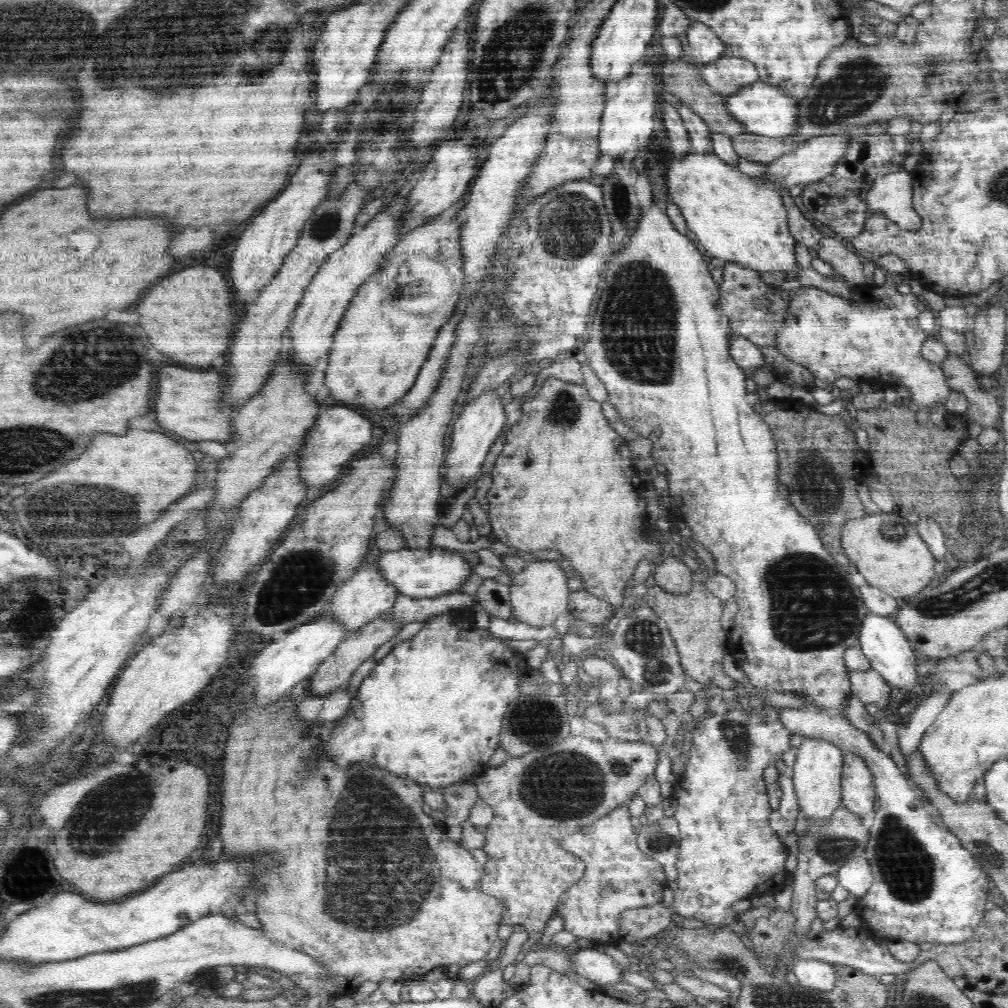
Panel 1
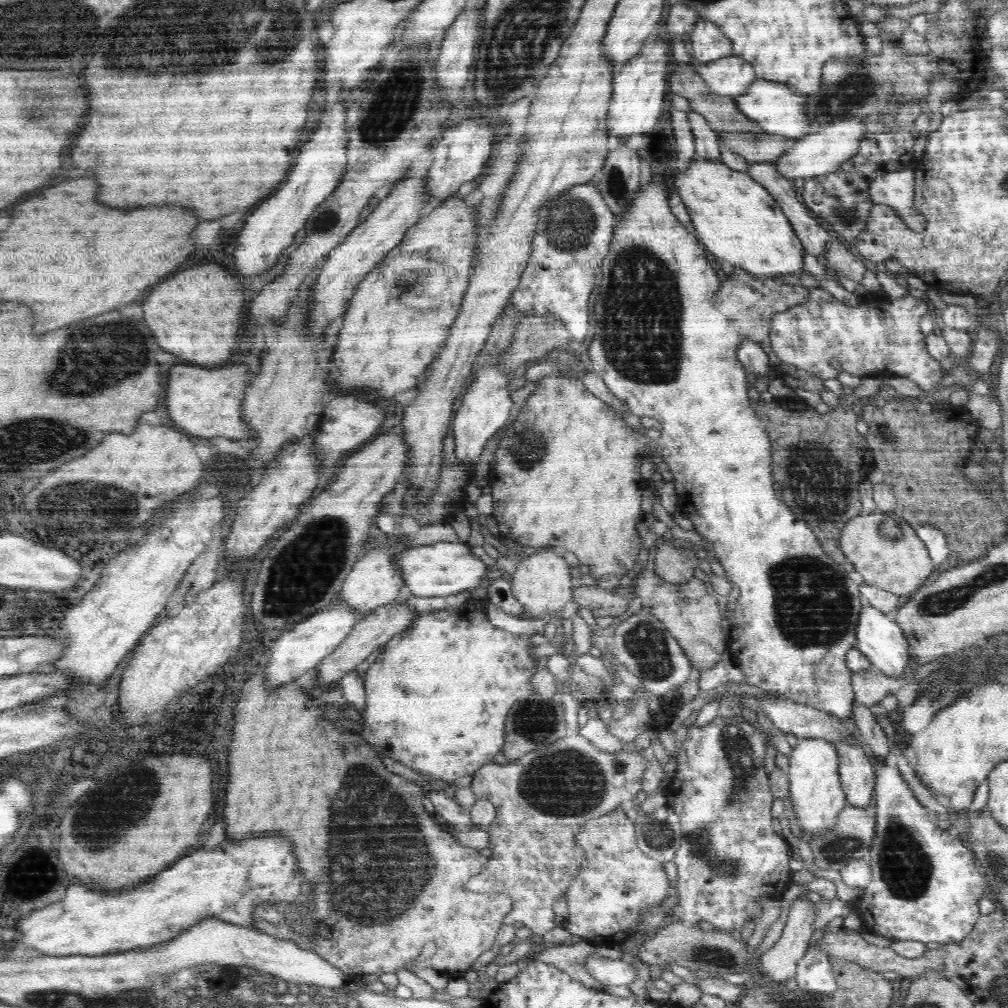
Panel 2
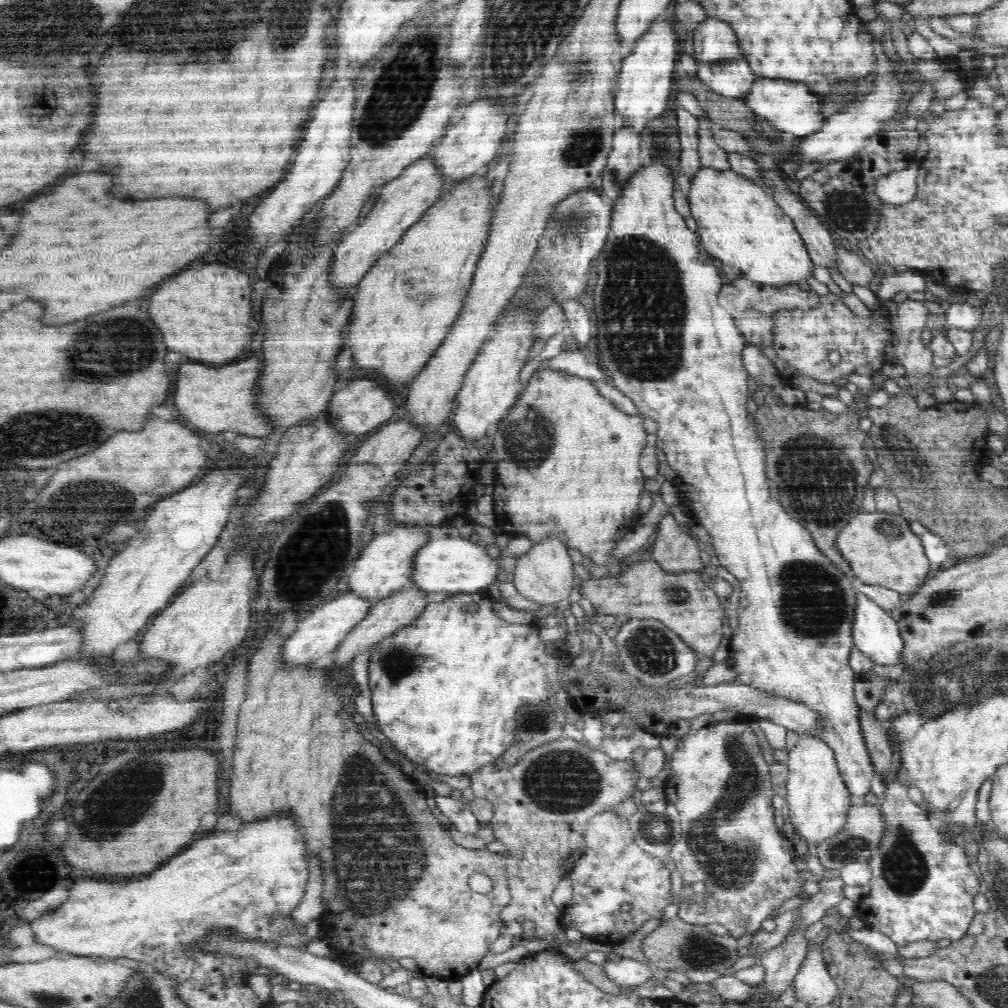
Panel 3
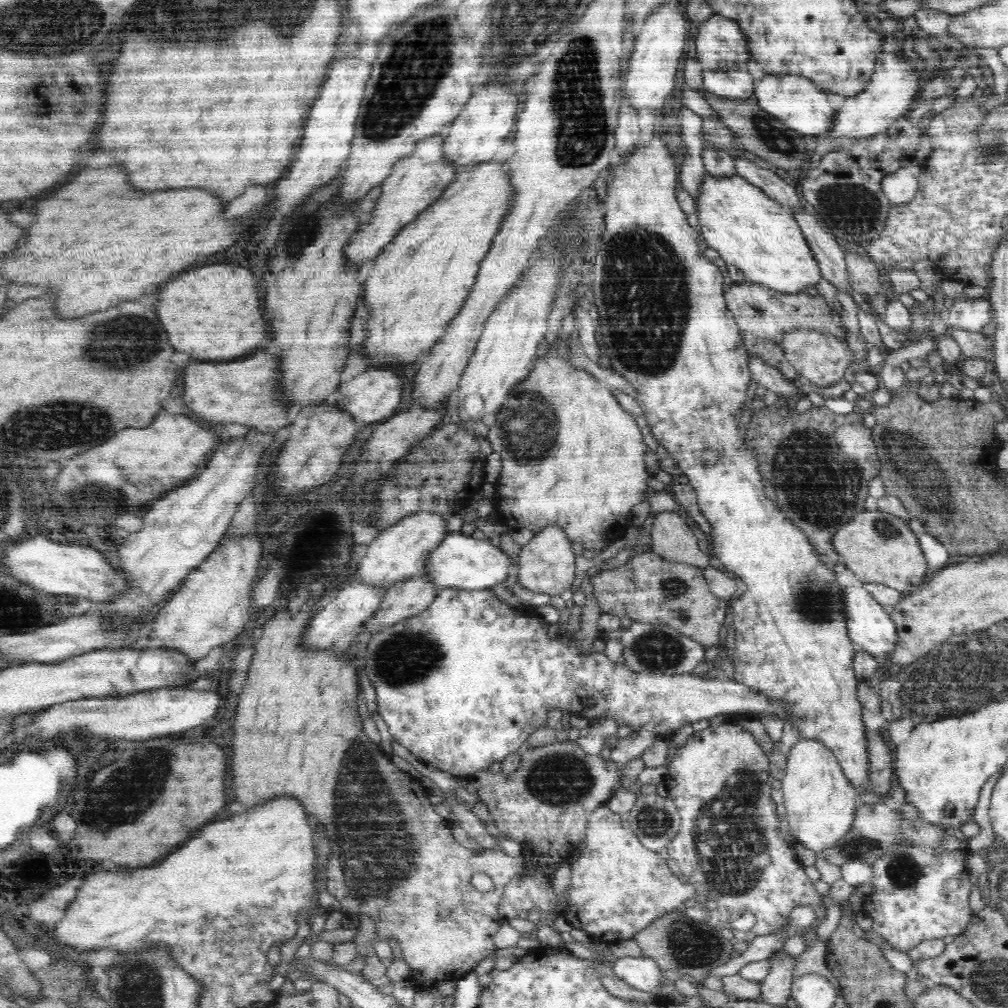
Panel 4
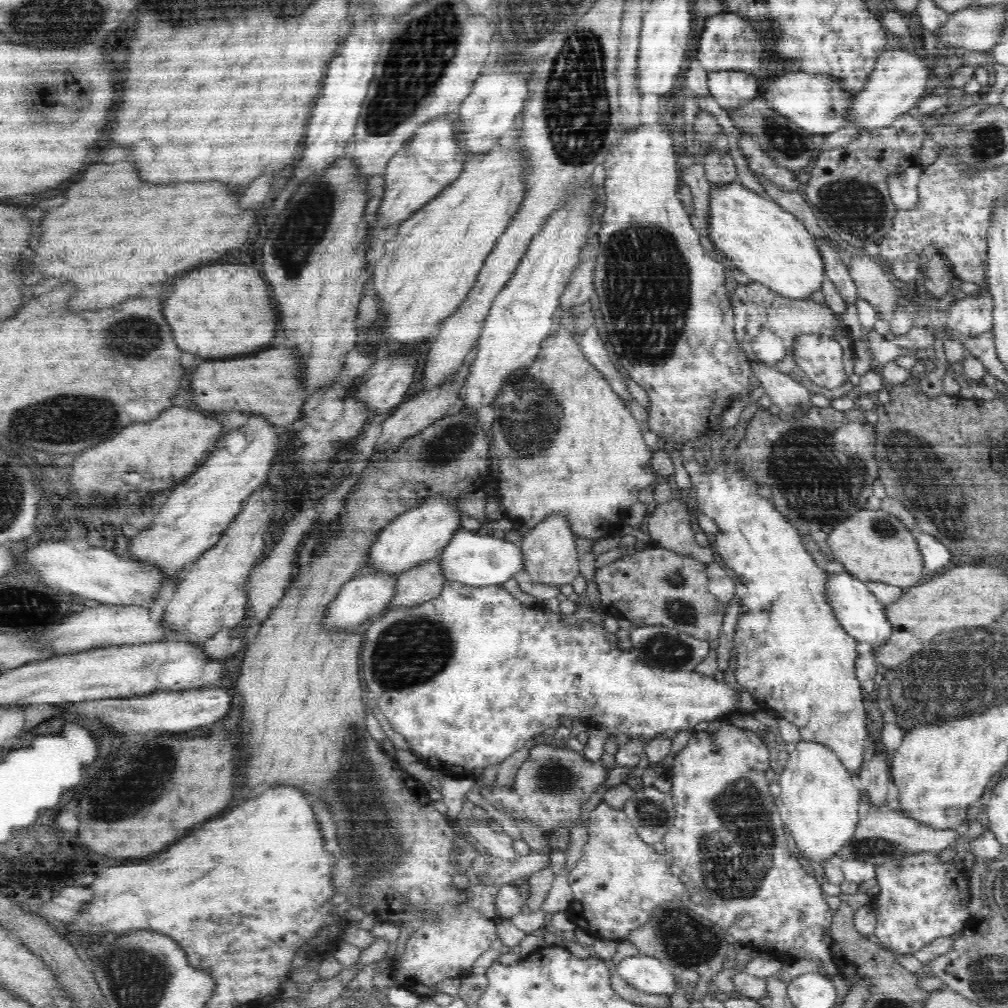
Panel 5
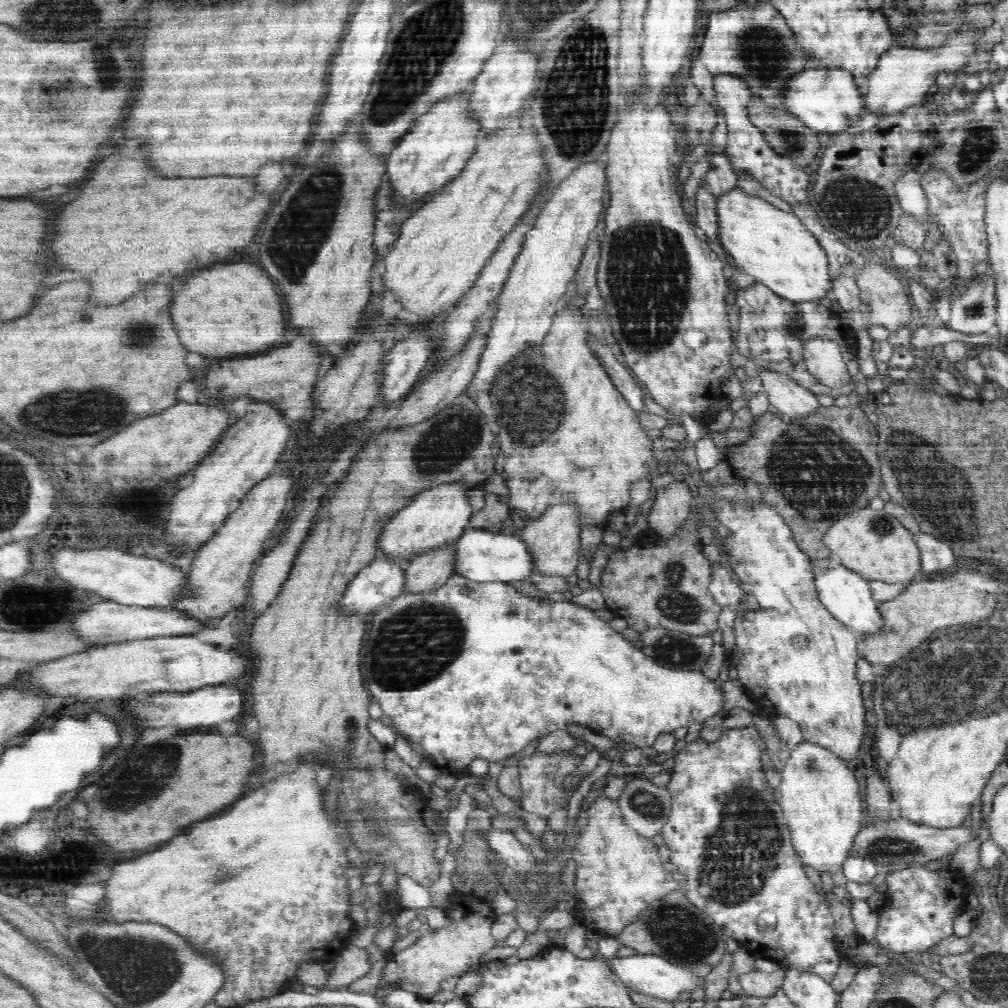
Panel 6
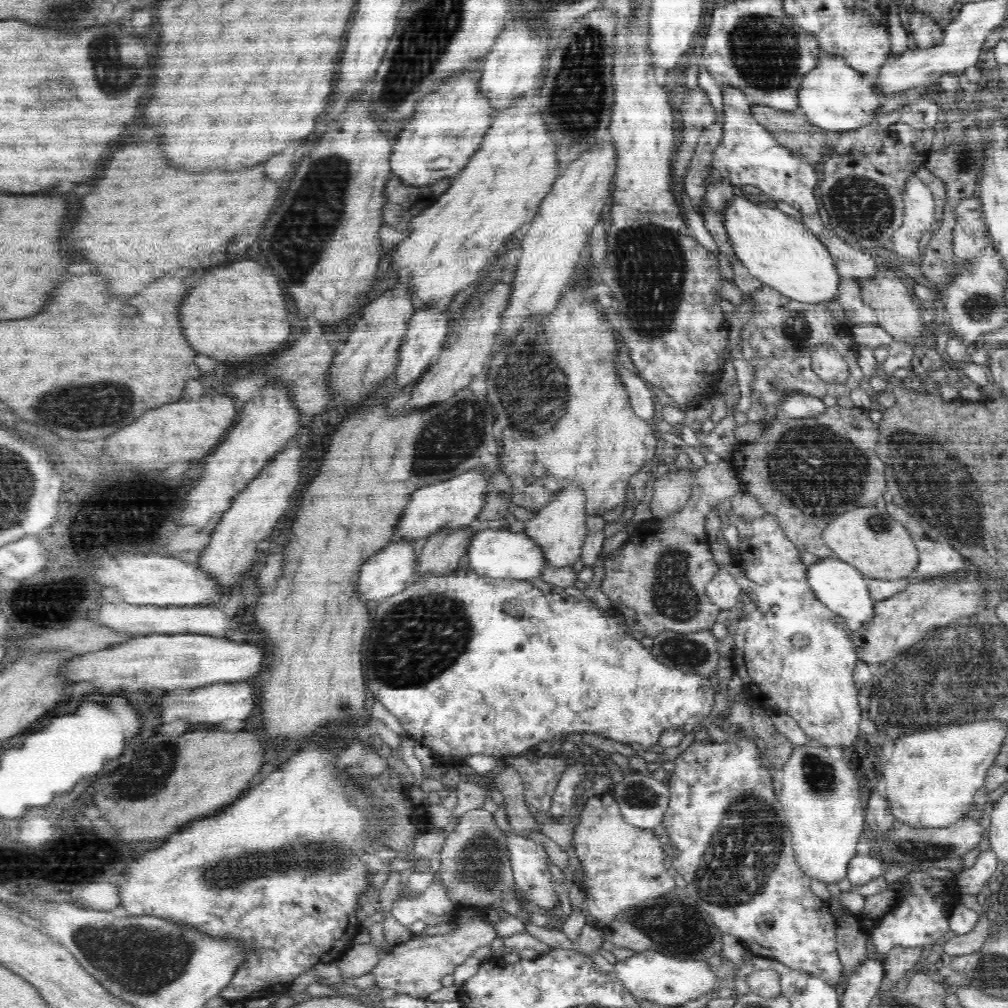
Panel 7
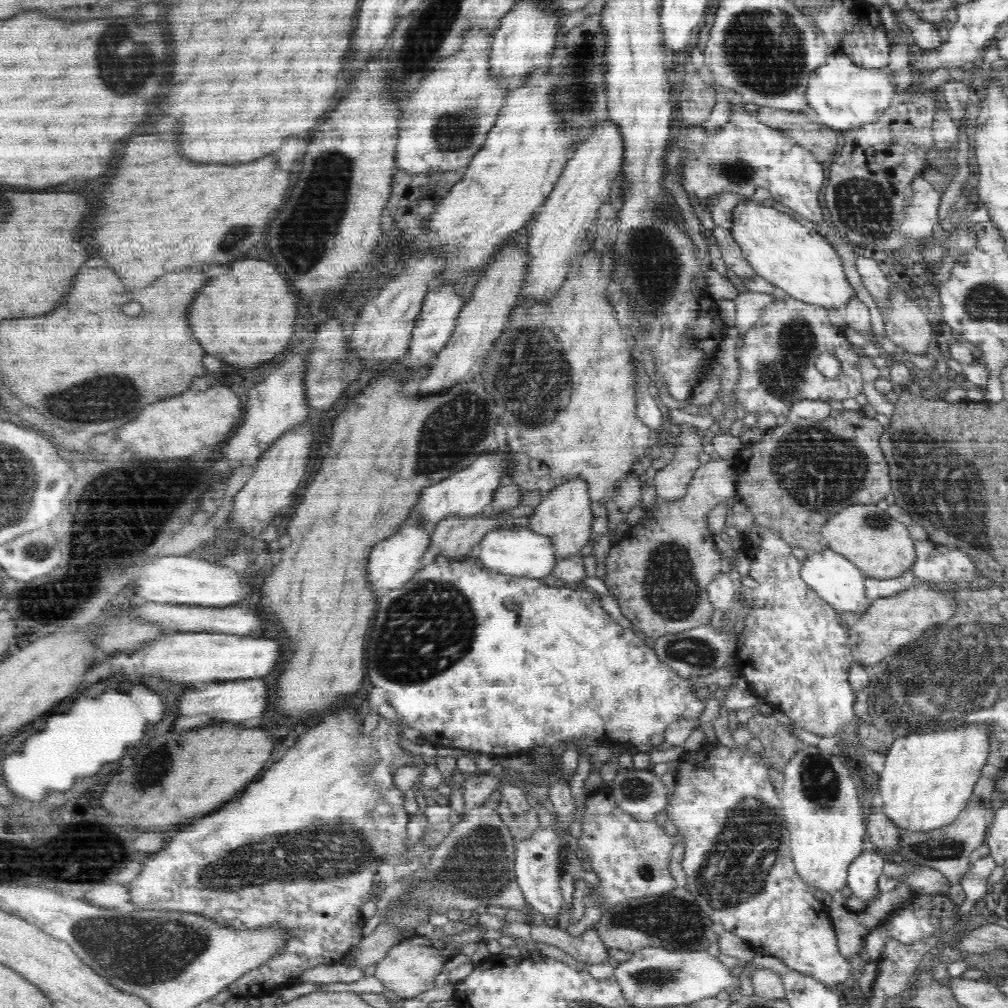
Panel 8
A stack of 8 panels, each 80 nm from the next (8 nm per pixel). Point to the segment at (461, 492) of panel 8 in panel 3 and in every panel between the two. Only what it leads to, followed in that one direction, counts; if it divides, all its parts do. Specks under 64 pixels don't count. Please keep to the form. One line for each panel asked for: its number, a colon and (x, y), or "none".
3: (387, 565)
4: (400, 552)
5: (421, 533)
6: (436, 516)
7: (456, 503)

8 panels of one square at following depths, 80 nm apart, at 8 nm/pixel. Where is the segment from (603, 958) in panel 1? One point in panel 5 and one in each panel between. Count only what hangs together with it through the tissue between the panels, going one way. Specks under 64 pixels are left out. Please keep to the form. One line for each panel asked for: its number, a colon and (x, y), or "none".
2: (606, 971)
3: (627, 971)
4: (641, 972)
5: (645, 973)

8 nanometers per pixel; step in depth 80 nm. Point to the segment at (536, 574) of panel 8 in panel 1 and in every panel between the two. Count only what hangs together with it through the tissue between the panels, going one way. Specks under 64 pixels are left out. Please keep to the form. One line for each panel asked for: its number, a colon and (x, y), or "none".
1: (419, 573)
2: (435, 569)
3: (449, 563)
4: (463, 562)
5: (478, 559)
6: (482, 556)
7: (496, 553)

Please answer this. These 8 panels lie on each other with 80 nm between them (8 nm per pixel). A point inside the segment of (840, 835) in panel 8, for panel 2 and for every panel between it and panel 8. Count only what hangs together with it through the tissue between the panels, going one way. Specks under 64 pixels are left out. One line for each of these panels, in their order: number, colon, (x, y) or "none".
2: (817, 794)
3: (818, 799)
4: (819, 799)
5: (821, 808)
6: (819, 794)
7: (820, 796)

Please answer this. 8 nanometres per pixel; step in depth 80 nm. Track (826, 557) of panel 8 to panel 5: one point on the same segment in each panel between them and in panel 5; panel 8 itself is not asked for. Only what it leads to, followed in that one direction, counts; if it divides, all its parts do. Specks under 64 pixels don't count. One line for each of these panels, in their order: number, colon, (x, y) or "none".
5: (860, 613)
6: (843, 592)
7: (841, 587)

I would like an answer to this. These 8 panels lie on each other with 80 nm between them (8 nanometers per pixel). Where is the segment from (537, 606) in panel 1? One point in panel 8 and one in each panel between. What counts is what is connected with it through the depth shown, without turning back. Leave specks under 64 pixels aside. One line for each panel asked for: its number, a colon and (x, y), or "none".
2: (542, 584)
3: (546, 575)
4: (547, 564)
5: (550, 552)
6: (554, 538)
7: (559, 527)
8: (565, 516)

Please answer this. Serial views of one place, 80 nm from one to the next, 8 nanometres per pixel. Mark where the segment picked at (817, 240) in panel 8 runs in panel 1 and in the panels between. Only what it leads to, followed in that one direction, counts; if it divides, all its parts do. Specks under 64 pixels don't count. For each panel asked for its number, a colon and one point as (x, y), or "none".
1: (735, 217)
2: (736, 218)
3: (742, 225)
4: (736, 219)
5: (771, 246)
6: (773, 246)
7: (783, 253)

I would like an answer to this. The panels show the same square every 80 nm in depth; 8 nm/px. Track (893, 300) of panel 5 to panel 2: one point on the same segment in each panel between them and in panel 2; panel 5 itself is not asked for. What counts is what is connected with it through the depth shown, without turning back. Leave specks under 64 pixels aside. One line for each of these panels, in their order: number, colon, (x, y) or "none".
2: (839, 258)
3: (856, 269)
4: (863, 274)

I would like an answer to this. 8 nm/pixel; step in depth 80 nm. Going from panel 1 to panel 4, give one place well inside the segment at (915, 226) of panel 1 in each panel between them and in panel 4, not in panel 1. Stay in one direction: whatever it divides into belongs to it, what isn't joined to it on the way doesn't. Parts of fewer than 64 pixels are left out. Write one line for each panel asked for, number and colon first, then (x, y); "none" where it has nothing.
2: (896, 189)
3: (896, 188)
4: (900, 187)

